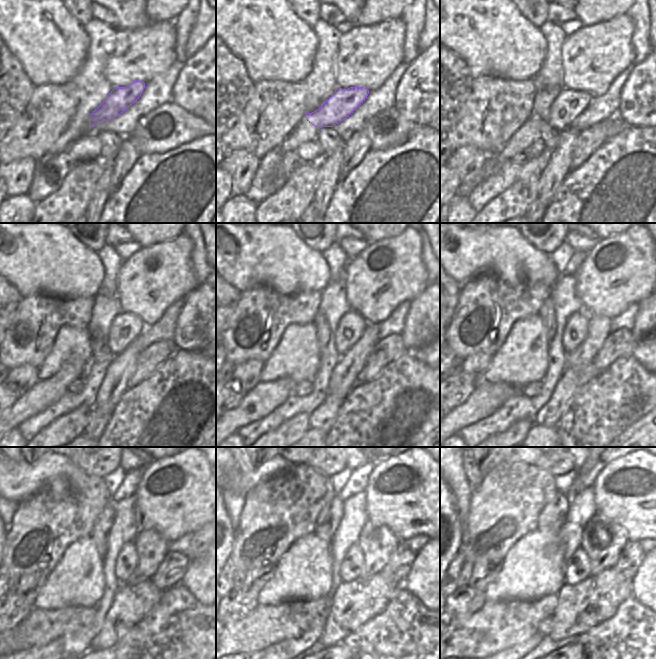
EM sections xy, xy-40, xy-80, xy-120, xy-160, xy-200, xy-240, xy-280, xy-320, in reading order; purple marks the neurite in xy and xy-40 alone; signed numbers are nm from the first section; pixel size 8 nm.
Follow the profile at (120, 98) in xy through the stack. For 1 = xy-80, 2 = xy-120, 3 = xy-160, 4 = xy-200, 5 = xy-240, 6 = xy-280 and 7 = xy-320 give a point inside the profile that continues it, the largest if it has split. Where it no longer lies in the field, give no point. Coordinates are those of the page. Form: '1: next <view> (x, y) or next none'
1: next xy-80 (569, 103)
2: next xy-120 (125, 327)
3: next xy-160 (351, 326)
4: next xy-200 (575, 331)
5: next xy-240 (126, 561)
6: next xy-280 (352, 565)
7: next xy-320 (577, 569)

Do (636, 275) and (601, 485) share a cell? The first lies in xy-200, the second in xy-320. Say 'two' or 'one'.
one

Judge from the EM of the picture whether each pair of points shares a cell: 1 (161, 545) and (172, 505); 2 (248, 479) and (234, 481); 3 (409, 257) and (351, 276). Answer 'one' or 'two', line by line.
1: two
2: one
3: one

